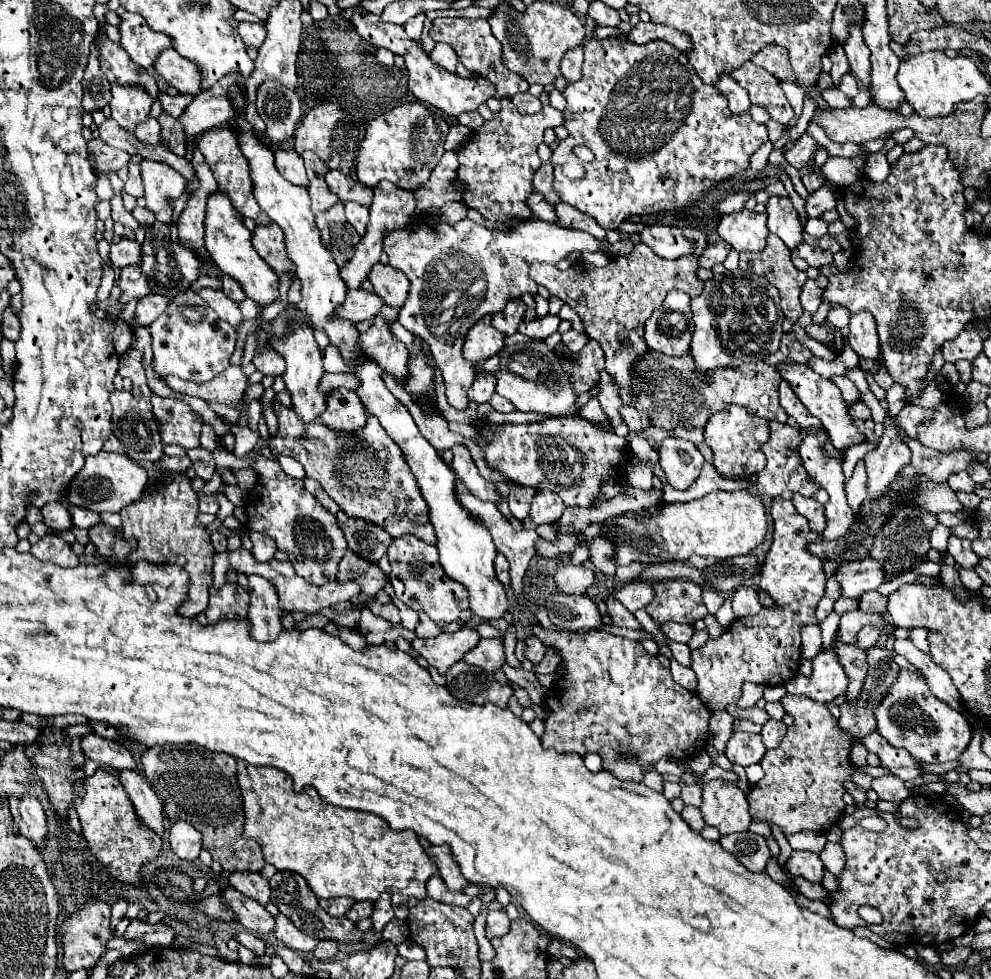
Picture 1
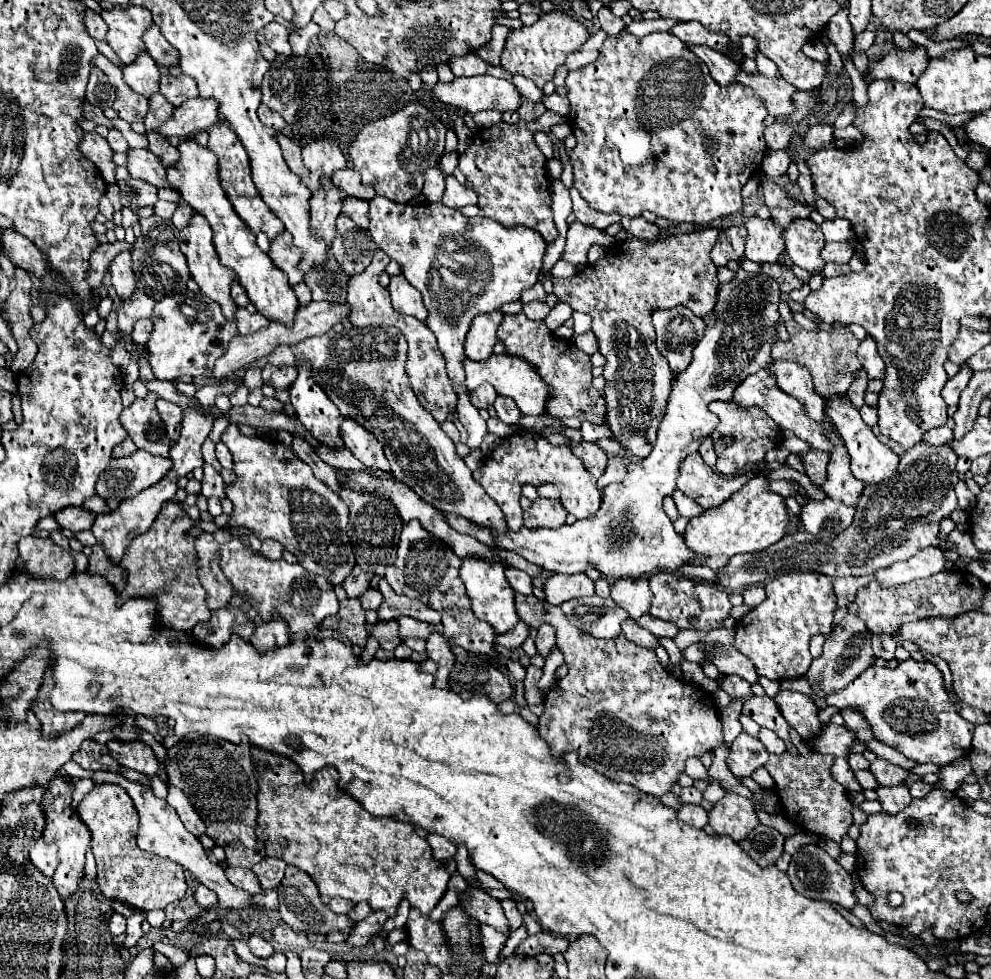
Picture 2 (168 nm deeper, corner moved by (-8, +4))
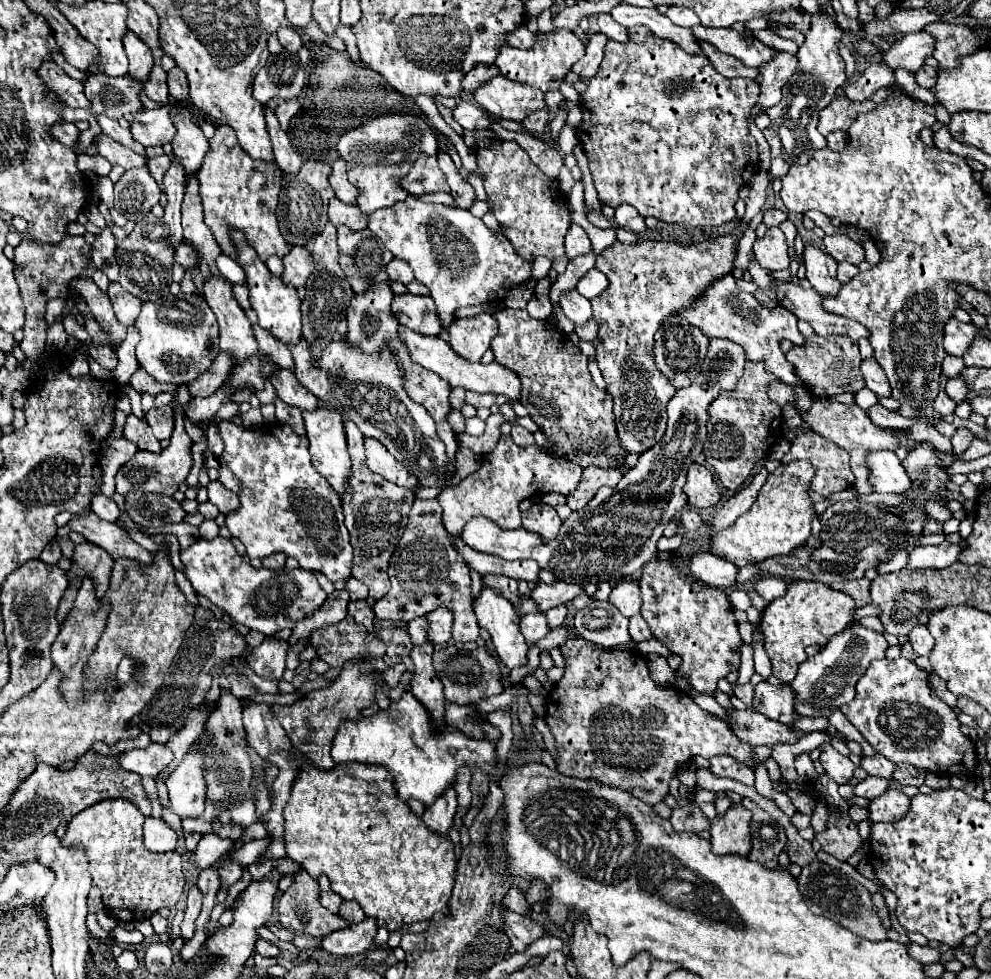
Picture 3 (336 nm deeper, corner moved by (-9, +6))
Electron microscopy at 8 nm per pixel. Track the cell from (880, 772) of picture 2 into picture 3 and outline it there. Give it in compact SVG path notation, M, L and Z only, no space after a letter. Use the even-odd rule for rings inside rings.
M868 775L868 777L866 777L866 781L862 781L862 783L858 783L858 785L854 787L854 793L856 793L856 795L860 795L860 797L874 799L874 797L880 797L880 795L888 789L888 785L890 785L890 781L888 781L888 779Z

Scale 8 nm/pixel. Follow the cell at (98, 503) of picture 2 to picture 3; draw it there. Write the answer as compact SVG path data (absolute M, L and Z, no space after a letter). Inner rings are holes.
M96 495L96 497L92 499L90 509L92 509L100 519L104 519L104 521L116 521L118 515L120 515L114 499L108 499L108 497L104 497L104 495Z

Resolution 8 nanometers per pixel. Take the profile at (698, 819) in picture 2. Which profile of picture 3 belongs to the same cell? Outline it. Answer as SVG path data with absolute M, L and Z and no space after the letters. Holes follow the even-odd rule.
M668 795L664 799L670 807L672 807L672 817L670 817L670 823L676 831L694 831L694 833L700 833L704 829L708 829L708 819L706 815L700 811L700 807L696 803L688 803L684 807L678 807L676 799L672 795Z

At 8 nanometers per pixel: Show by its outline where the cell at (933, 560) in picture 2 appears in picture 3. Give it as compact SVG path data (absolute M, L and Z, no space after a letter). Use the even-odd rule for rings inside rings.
M942 543L942 545L928 545L928 547L916 547L908 555L908 569L942 569L950 567L954 561L958 561L962 545Z

